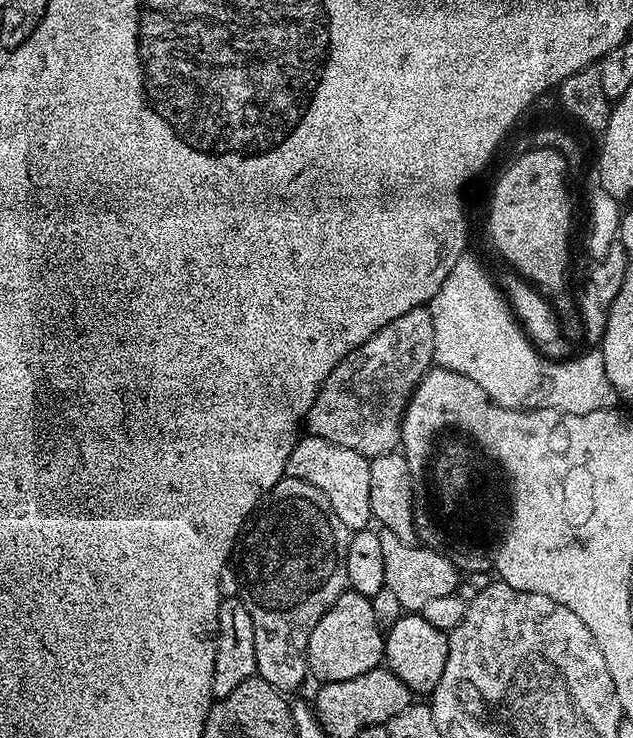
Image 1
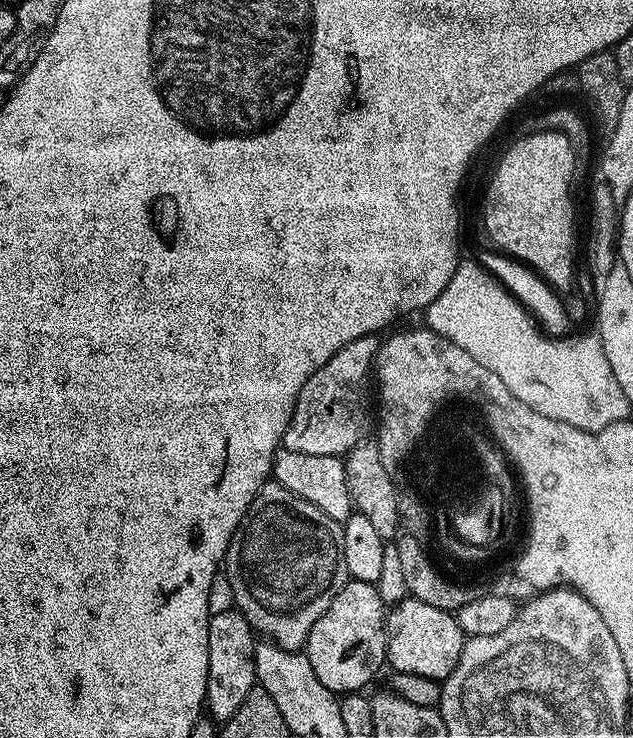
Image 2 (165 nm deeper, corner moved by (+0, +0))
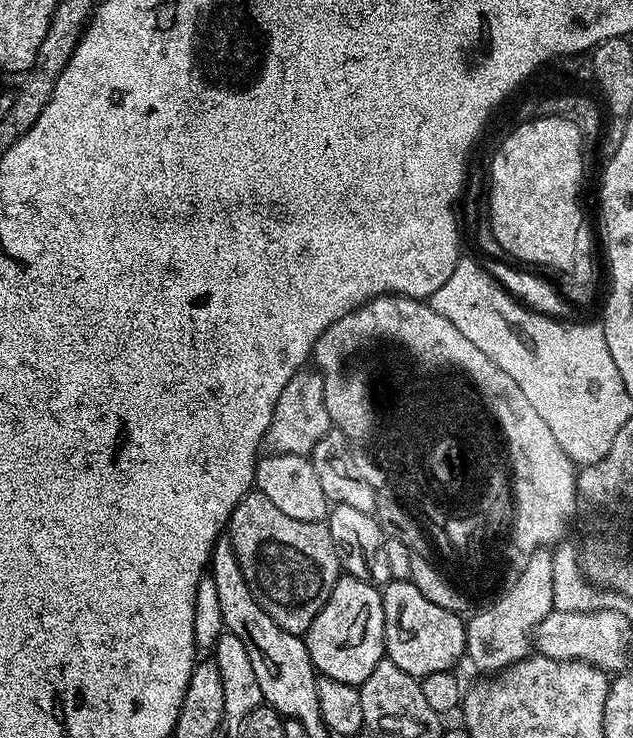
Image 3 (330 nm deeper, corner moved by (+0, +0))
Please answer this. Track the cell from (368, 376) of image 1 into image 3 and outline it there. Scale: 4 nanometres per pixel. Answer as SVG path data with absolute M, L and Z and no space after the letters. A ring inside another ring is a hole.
M301 370L294 378L290 378L290 382L286 382L286 390L282 390L278 406L274 406L274 418L270 418L263 442L263 447L269 453L308 456L316 443L334 427L326 408L324 377L319 371L308 371Z

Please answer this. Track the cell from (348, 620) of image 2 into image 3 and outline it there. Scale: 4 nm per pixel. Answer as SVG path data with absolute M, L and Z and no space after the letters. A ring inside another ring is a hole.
M344 574L337 580L334 590L330 590L330 598L322 606L322 610L314 618L306 633L308 653L312 666L321 677L329 676L338 682L355 684L357 686L370 678L374 666L385 659L384 650L384 598L381 589L374 584L367 584L353 576Z

